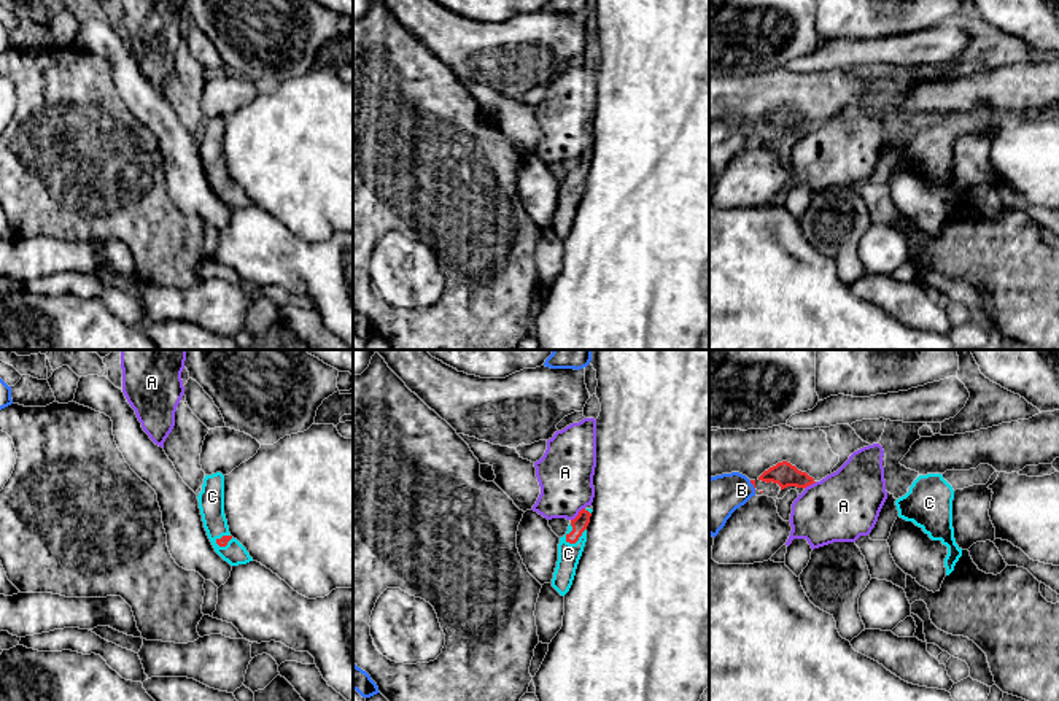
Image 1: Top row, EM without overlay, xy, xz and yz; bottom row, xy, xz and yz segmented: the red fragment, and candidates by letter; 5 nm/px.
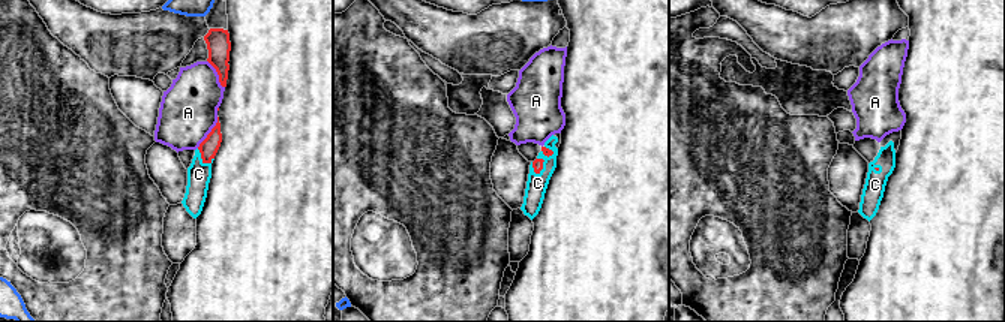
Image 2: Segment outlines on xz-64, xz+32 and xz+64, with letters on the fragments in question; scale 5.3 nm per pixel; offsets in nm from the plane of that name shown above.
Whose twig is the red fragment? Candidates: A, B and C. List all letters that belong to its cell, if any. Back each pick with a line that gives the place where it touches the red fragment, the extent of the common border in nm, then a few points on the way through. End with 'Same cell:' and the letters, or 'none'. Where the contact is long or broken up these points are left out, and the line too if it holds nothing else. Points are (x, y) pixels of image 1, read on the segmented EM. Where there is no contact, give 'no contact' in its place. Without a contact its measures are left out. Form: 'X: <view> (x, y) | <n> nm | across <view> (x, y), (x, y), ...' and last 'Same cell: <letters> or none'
C: xz (576, 541) | 130 nm | across xz (581, 522), (576, 541), (568, 553)
Same cell: C

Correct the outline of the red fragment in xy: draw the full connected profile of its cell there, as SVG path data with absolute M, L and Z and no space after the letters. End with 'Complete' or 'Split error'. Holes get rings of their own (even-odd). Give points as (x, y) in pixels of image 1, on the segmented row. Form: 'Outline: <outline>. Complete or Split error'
Outline: M221 472L205 475L197 499L204 528L215 552L231 566L253 561L246 548L229 533L224 515L224 475Z. Split error

